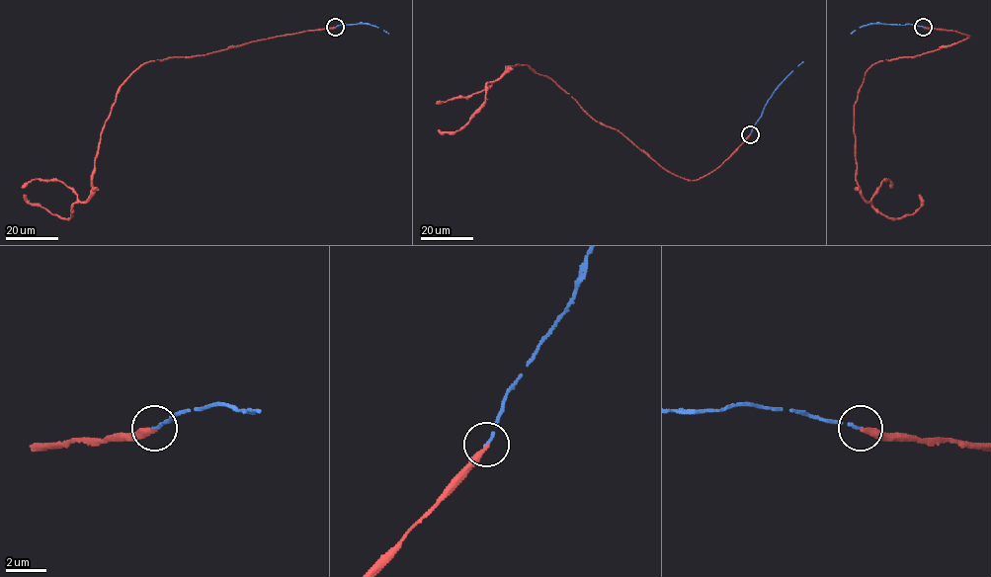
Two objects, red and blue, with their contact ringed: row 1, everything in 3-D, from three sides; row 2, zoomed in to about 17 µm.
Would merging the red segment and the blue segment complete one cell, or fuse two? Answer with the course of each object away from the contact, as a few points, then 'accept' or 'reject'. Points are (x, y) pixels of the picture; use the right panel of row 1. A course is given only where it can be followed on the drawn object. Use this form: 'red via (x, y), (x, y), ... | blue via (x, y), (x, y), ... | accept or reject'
red via (923, 27), (968, 37), (874, 63), (858, 94), (854, 131), (867, 202), (901, 218), (921, 206), (919, 195) | blue via (923, 27), (873, 24), (851, 34) | accept

